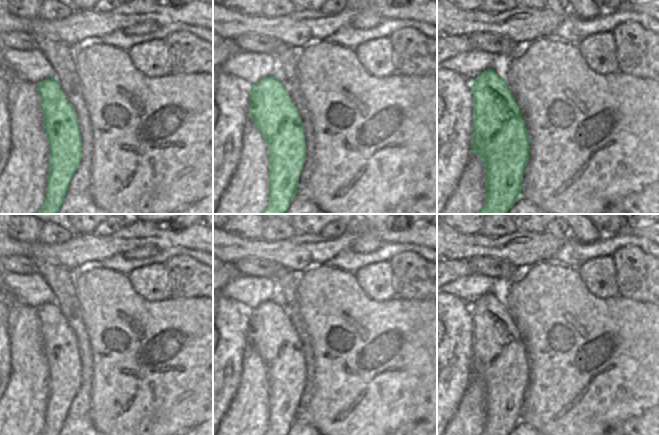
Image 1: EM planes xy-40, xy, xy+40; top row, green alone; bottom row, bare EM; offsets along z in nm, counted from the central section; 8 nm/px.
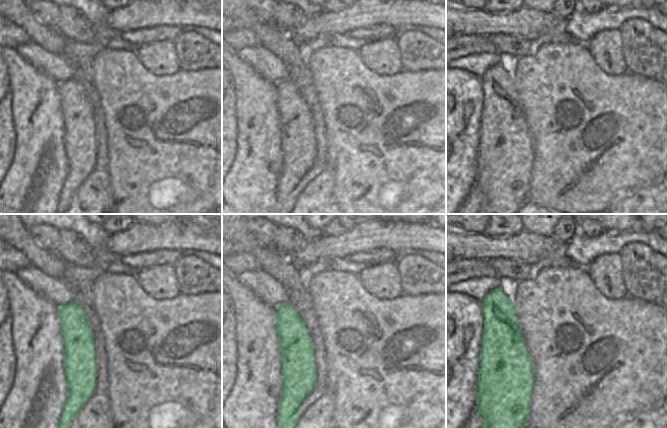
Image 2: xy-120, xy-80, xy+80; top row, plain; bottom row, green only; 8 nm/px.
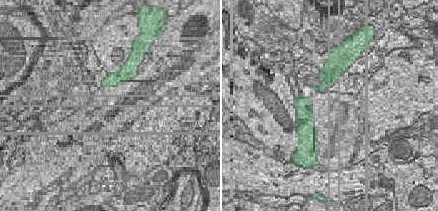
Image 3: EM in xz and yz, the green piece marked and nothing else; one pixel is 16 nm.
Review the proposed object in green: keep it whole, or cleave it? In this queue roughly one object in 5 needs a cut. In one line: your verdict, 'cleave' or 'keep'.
keep

